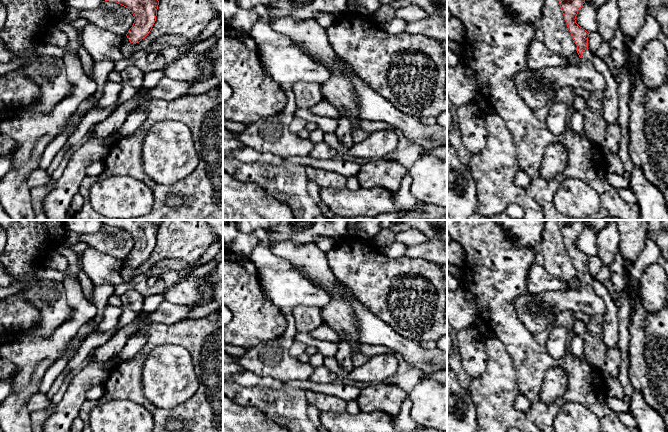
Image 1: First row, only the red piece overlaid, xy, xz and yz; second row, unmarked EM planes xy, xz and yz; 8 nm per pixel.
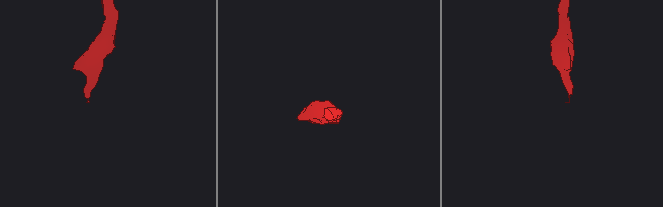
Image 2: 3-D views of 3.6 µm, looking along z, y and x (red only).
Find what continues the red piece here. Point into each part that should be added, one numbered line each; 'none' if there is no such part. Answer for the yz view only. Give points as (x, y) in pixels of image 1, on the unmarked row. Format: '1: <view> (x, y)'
1: yz (537, 311)

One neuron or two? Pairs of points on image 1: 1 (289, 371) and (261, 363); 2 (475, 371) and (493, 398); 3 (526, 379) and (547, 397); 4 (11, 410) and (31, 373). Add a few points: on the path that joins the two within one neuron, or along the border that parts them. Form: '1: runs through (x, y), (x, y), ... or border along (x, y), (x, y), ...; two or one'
1: runs through (282, 366), (278, 363), (268, 363); one
2: border along (487, 354), (486, 368), (477, 377), (471, 379); two
3: border along (549, 369), (540, 393), (540, 399), (548, 405); two
4: runs through (17, 401), (27, 382); one

